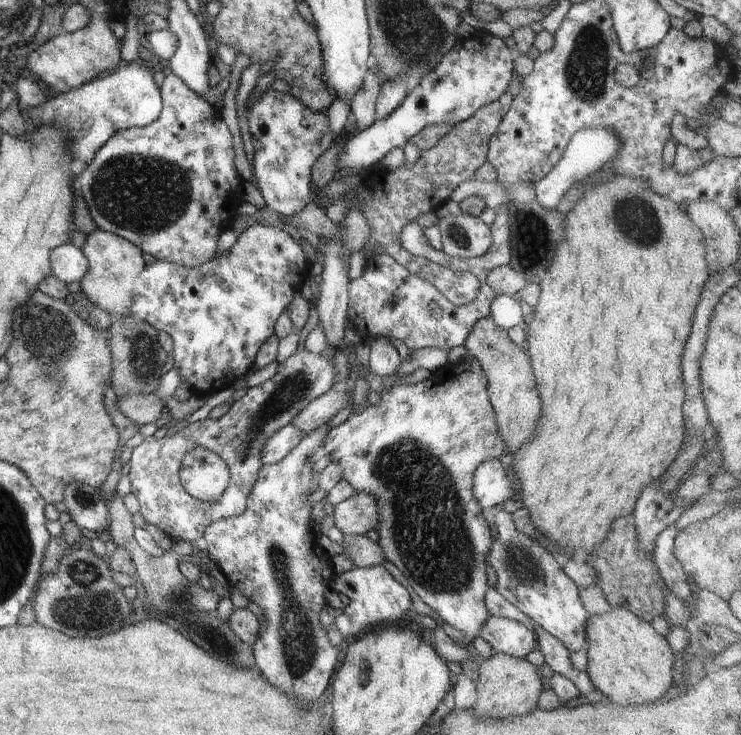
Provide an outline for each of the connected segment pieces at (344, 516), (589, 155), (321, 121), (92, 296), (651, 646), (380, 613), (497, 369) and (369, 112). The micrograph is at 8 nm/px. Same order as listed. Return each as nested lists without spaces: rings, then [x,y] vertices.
[[[358,492],[335,506],[333,518],[344,535],[366,535],[379,522],[375,499]]]
[[[585,129],[572,136],[565,154],[556,167],[535,184],[535,206],[546,211],[555,211],[564,194],[586,176],[596,173],[618,153],[620,142],[609,129]]]
[[[266,90],[251,103],[248,121],[254,138],[253,168],[257,187],[268,208],[280,217],[302,213],[315,197],[312,166],[336,137],[329,130],[326,112],[311,112],[290,94],[273,90]]]
[[[100,228],[87,236],[81,250],[87,257],[88,269],[86,275],[79,282],[88,299],[110,315],[126,315],[132,312],[134,307],[134,299],[131,298],[132,290],[140,272],[146,266],[142,251],[134,247],[134,244],[128,240],[102,231]]]
[[[620,605],[612,607],[610,612],[590,615],[586,633],[586,647],[588,648],[586,654],[589,661],[586,670],[587,676],[598,693],[601,693],[609,703],[623,706],[655,703],[674,686],[675,655],[666,636],[658,633],[652,627],[652,623],[638,618],[628,608]]]
[[[371,565],[368,567],[355,567],[349,572],[336,575],[330,585],[336,593],[344,594],[348,597],[348,604],[344,610],[338,612],[334,626],[345,638],[358,637],[364,630],[370,630],[374,626],[390,626],[405,620],[406,612],[413,608],[412,598],[404,586],[397,582],[384,568],[383,565]]]
[[[490,315],[475,323],[465,346],[468,356],[478,360],[486,374],[487,392],[495,413],[499,436],[505,441],[505,452],[510,452],[508,455],[511,457],[532,436],[540,412],[540,396],[530,358],[525,346],[514,344],[507,330],[497,326]]]
[[[369,70],[362,88],[358,90],[358,93],[350,102],[351,112],[356,119],[354,120],[356,122],[356,129],[359,132],[369,128],[377,120],[375,105],[381,90],[379,78],[379,74]]]

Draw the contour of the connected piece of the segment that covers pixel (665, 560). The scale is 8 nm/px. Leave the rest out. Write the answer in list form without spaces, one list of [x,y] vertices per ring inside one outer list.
[[[672,522],[658,536],[653,552],[653,560],[659,569],[665,584],[680,598],[684,600],[691,598],[692,590],[687,581],[685,569],[675,554],[676,545],[674,540],[677,535],[676,524]]]

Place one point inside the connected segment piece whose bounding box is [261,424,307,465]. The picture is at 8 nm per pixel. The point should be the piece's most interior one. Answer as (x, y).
(283, 442)

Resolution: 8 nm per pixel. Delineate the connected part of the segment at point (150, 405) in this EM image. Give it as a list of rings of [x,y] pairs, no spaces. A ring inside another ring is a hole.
[[[154,394],[125,395],[117,398],[116,406],[120,412],[138,425],[153,423],[166,404],[162,404]]]

